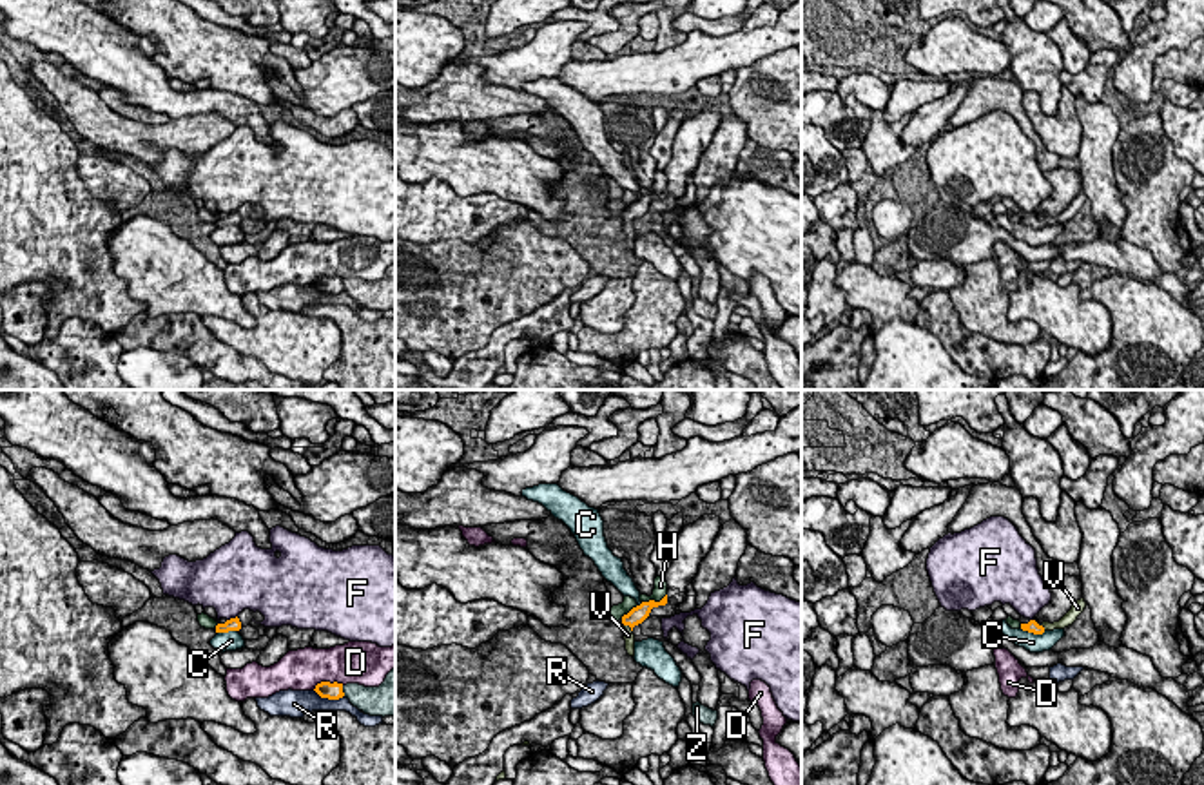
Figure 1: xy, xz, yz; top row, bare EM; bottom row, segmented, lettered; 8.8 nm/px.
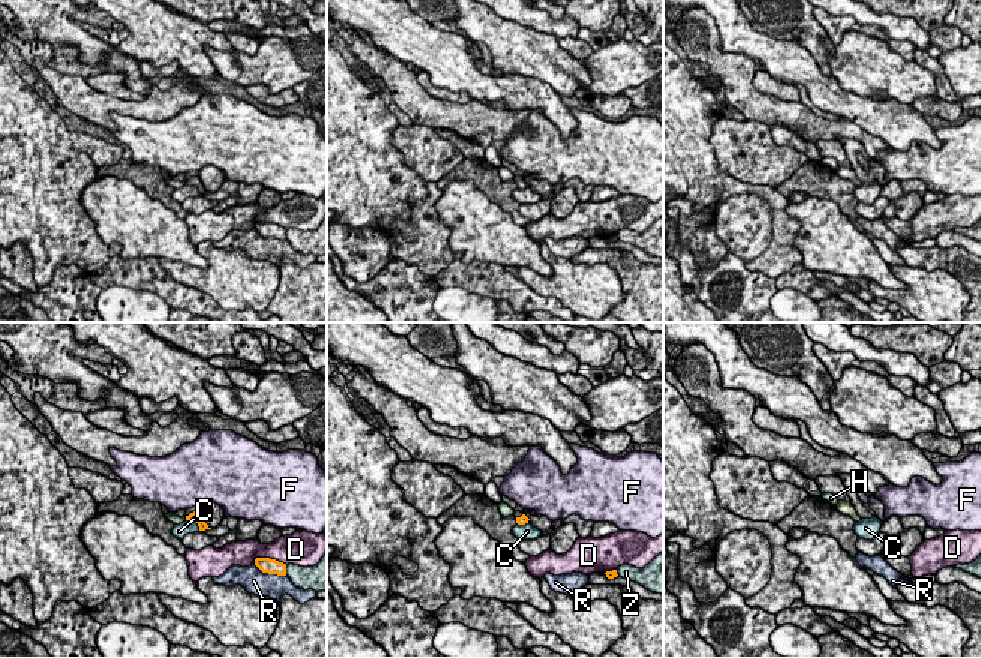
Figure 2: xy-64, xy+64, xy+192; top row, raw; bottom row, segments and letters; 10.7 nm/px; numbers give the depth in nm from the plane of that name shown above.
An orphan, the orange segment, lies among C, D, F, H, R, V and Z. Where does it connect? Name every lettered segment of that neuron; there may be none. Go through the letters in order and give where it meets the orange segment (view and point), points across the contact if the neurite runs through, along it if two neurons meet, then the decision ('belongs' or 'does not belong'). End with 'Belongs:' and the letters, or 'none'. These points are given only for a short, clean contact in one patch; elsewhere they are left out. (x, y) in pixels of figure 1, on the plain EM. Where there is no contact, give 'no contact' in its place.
C: meets orange in yz at (1034, 227); border along yz (1021, 222), (1032, 227), (1045, 225); does not belong
D: meets orange in xy at (327, 276); does not belong
F: meets orange in xy at (231, 213); border along xy (236, 209), (227, 214); does not belong
H: meets orange in xz at (653, 194); does not belong
R: meets orange in xy at (329, 292); does not belong
V: meets orange in yz at (1038, 218); runs through yz (1032, 220), (1038, 218), (1058, 220), (1065, 214); belongs
Z: meets orange in xy at (341, 285); does not belong
Belongs: V

